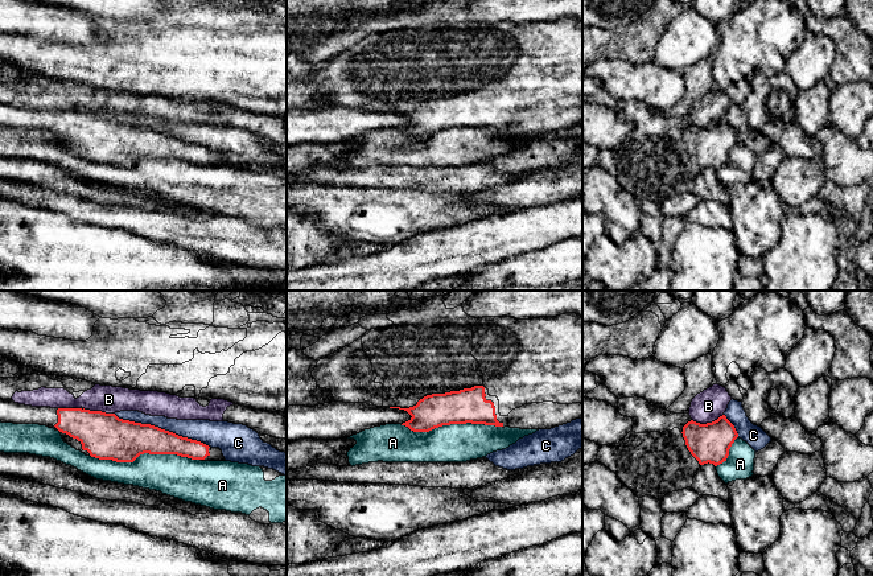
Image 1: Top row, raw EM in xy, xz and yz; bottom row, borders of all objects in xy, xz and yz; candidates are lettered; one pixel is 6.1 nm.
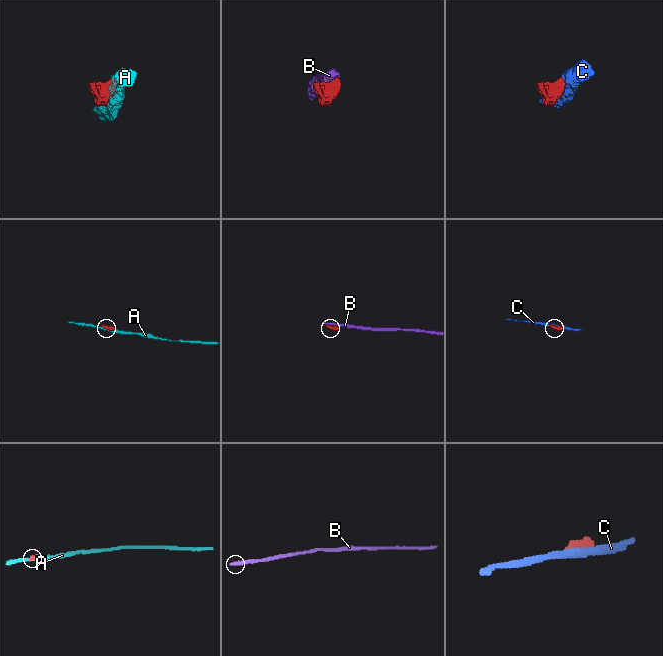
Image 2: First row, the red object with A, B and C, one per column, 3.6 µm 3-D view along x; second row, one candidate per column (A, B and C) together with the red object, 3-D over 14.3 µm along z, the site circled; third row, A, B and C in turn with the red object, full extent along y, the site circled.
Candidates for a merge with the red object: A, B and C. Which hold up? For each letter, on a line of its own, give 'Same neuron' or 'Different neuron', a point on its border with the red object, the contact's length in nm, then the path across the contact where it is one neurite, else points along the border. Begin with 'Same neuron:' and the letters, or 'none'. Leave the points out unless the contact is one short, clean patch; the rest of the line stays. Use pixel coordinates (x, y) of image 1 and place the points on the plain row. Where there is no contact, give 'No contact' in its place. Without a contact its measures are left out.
Same neuron: none
A: Different neuron. Touches red at xy (145, 156). Shared border 650 nm
B: Different neuron. Touches red at xy (99, 115). Shared border 200 nm
C: Different neuron. Touches red at xy (157, 131). Shared border 550 nm

